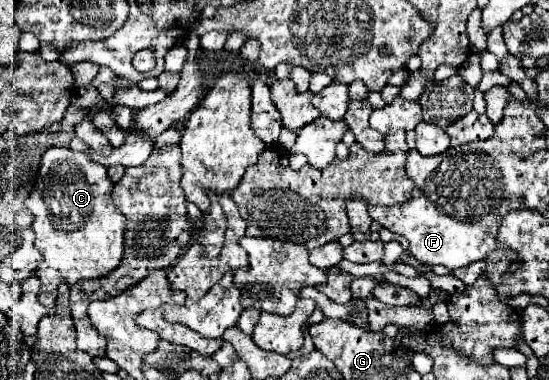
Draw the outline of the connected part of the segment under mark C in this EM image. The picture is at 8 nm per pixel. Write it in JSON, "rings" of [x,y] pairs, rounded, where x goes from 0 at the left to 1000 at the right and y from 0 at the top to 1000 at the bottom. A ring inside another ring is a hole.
{"rings":[[[87,389],[77,405],[62,500],[44,537],[62,568],[62,647],[80,679],[66,711],[80,805],[102,795],[109,742],[135,747],[149,732],[193,726],[219,695],[230,579],[204,532],[204,495],[208,479],[197,468],[193,442],[175,432],[157,400]]]}

